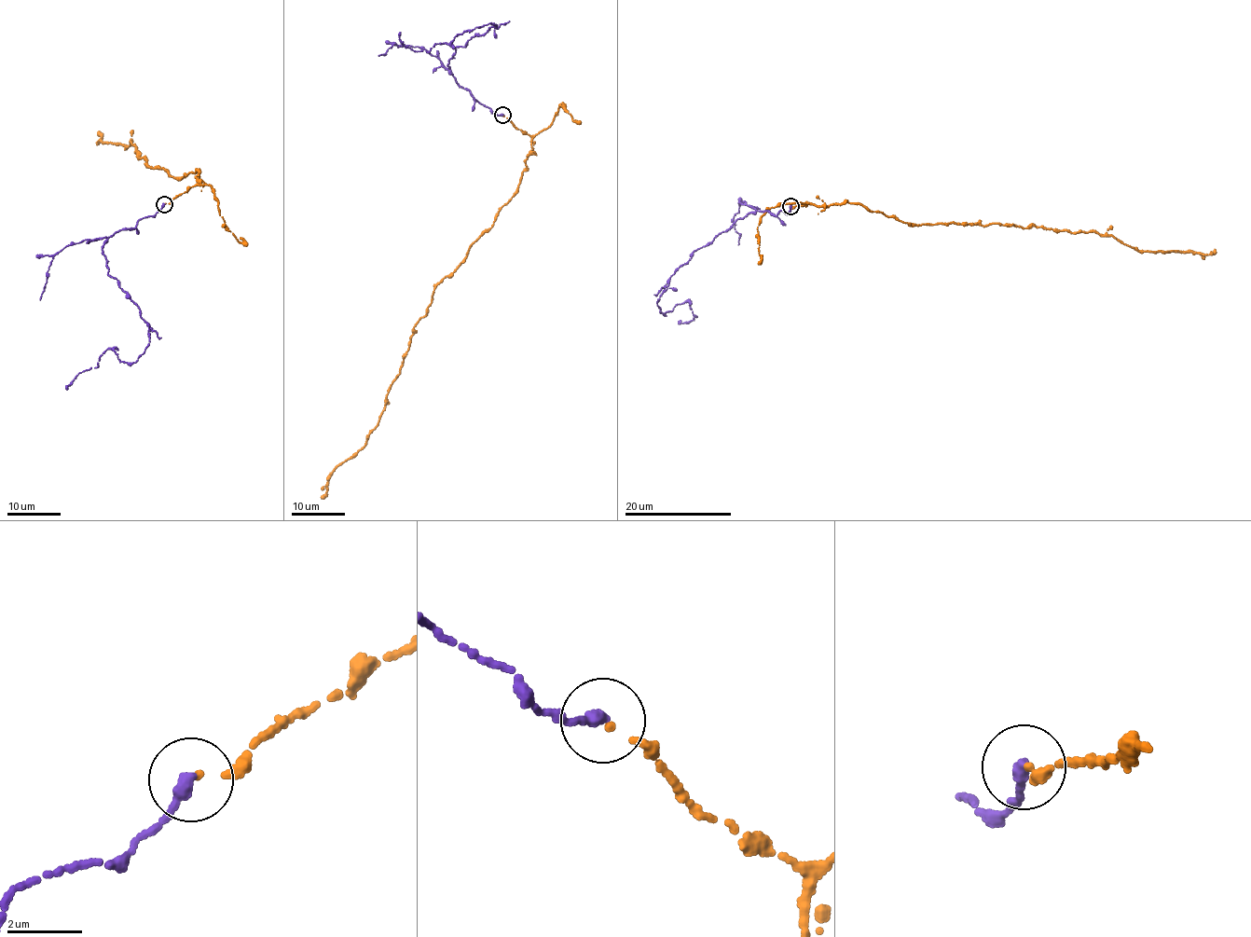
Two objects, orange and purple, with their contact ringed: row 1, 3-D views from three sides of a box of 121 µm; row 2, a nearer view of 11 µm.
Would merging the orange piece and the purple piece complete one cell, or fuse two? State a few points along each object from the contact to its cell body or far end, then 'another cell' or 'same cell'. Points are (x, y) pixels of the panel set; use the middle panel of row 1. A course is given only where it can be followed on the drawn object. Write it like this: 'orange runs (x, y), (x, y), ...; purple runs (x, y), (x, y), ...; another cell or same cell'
orange runs (503, 116), (531, 138), (517, 191), (433, 290), (379, 420), (365, 444), (336, 467), (322, 498); purple runs (502, 115), (457, 83), (447, 63), (458, 47), (497, 25), (417, 51), (402, 44), (400, 33); same cell

